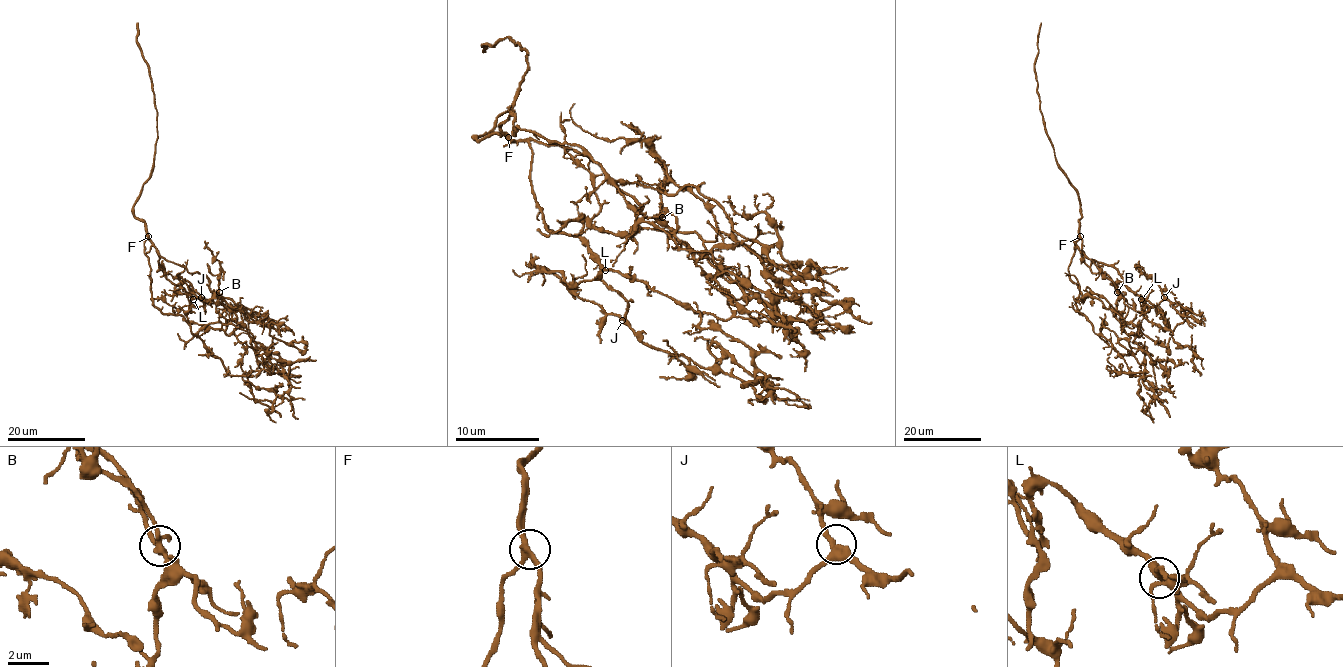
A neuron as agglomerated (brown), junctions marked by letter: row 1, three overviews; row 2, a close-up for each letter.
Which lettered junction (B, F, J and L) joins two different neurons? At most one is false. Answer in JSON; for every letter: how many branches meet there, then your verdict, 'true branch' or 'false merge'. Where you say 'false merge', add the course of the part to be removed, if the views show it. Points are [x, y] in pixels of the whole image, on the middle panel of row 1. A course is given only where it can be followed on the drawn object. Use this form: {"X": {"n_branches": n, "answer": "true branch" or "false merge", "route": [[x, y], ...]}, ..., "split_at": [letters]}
{"B": {"n_branches": 3, "answer": "true branch"}, "F": {"n_branches": 3, "answer": "true branch"}, "J": {"n_branches": 3, "answer": "true branch"}, "L": {"n_branches": 3, "answer": "true branch"}, "split_at": []}

